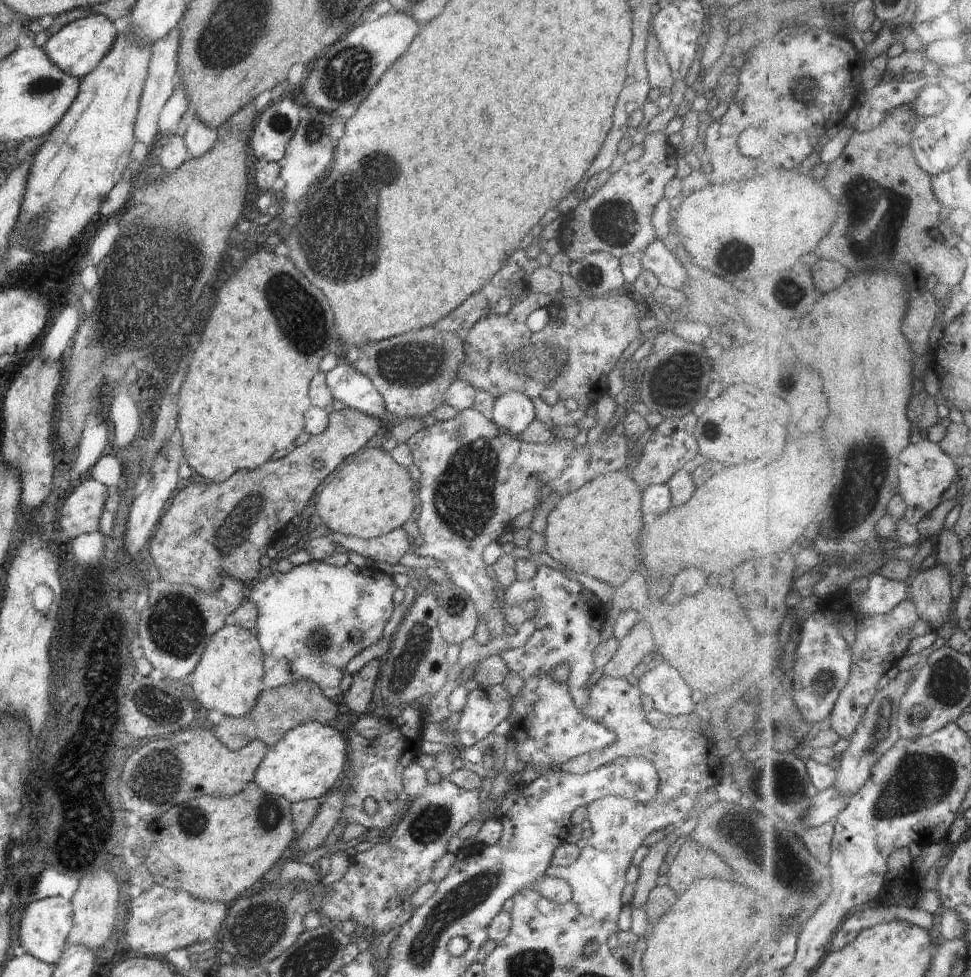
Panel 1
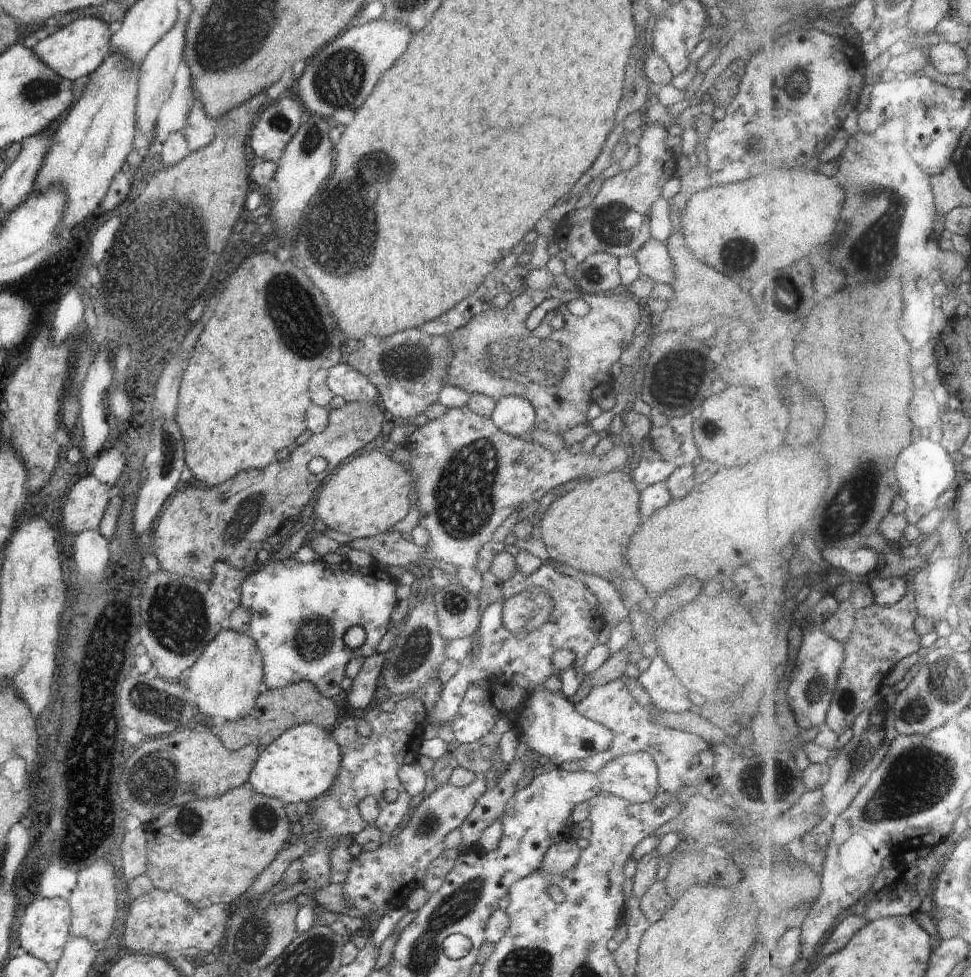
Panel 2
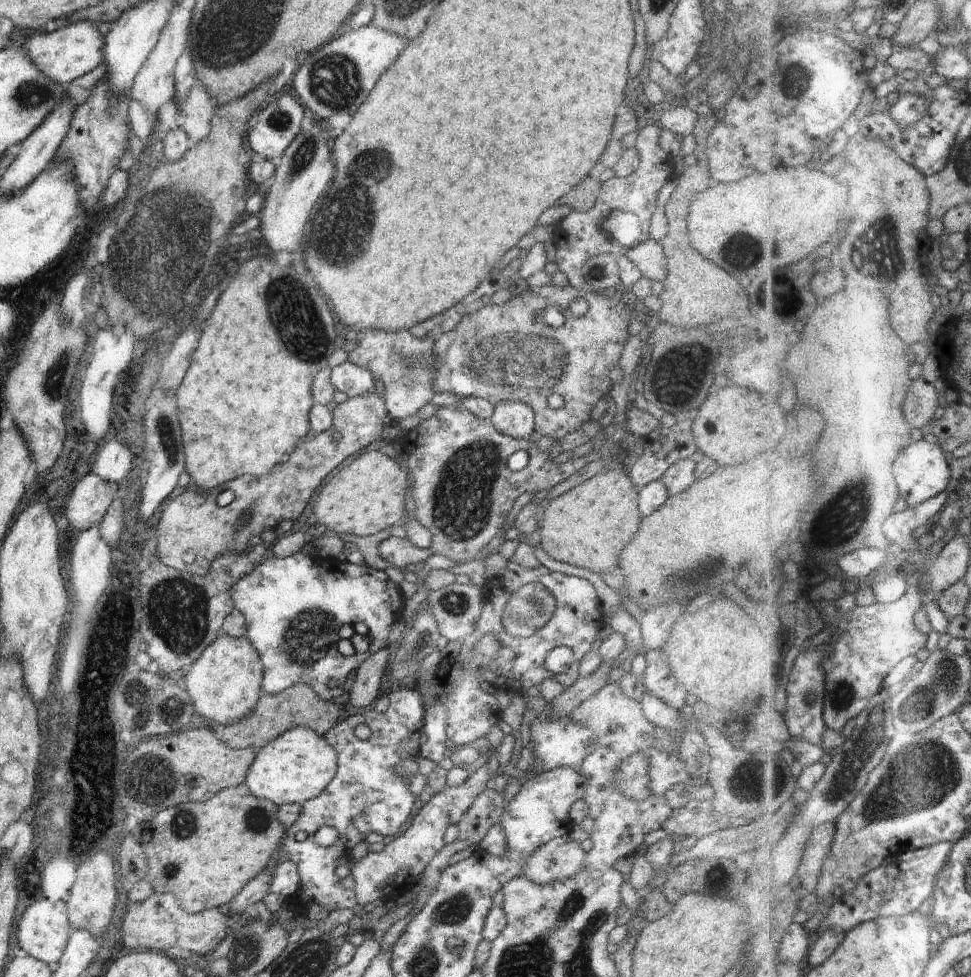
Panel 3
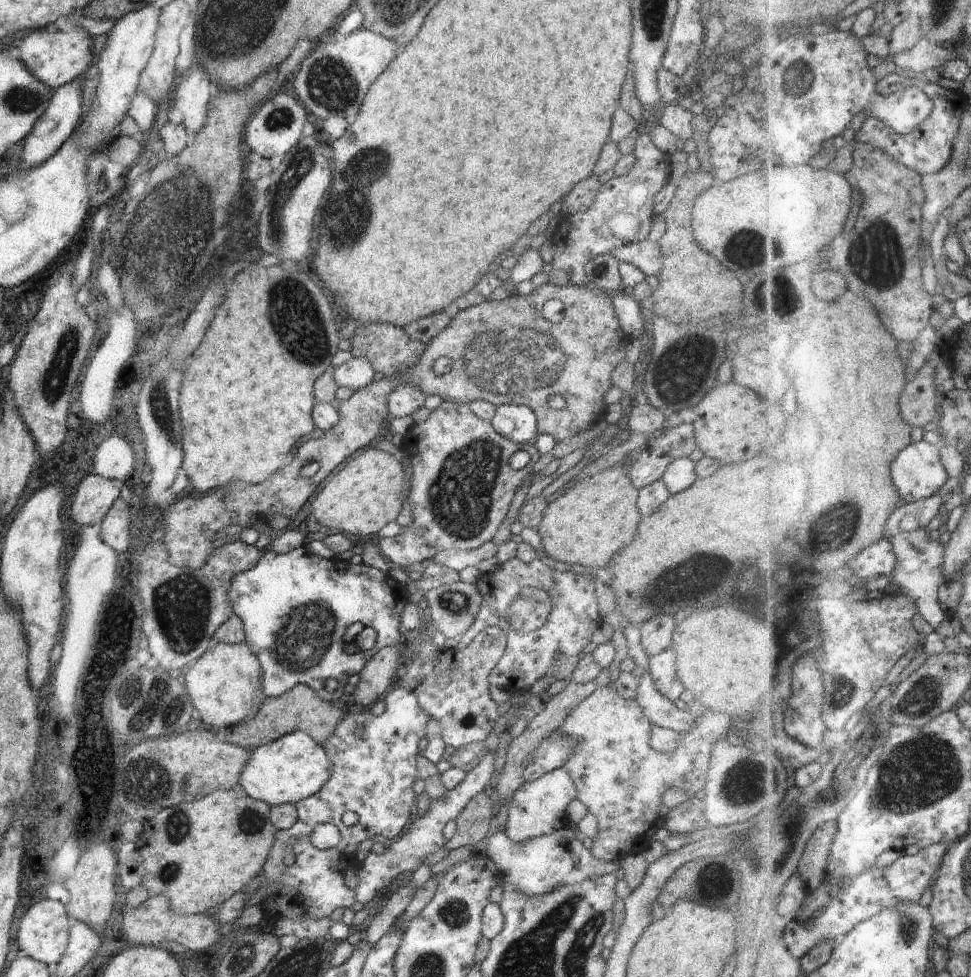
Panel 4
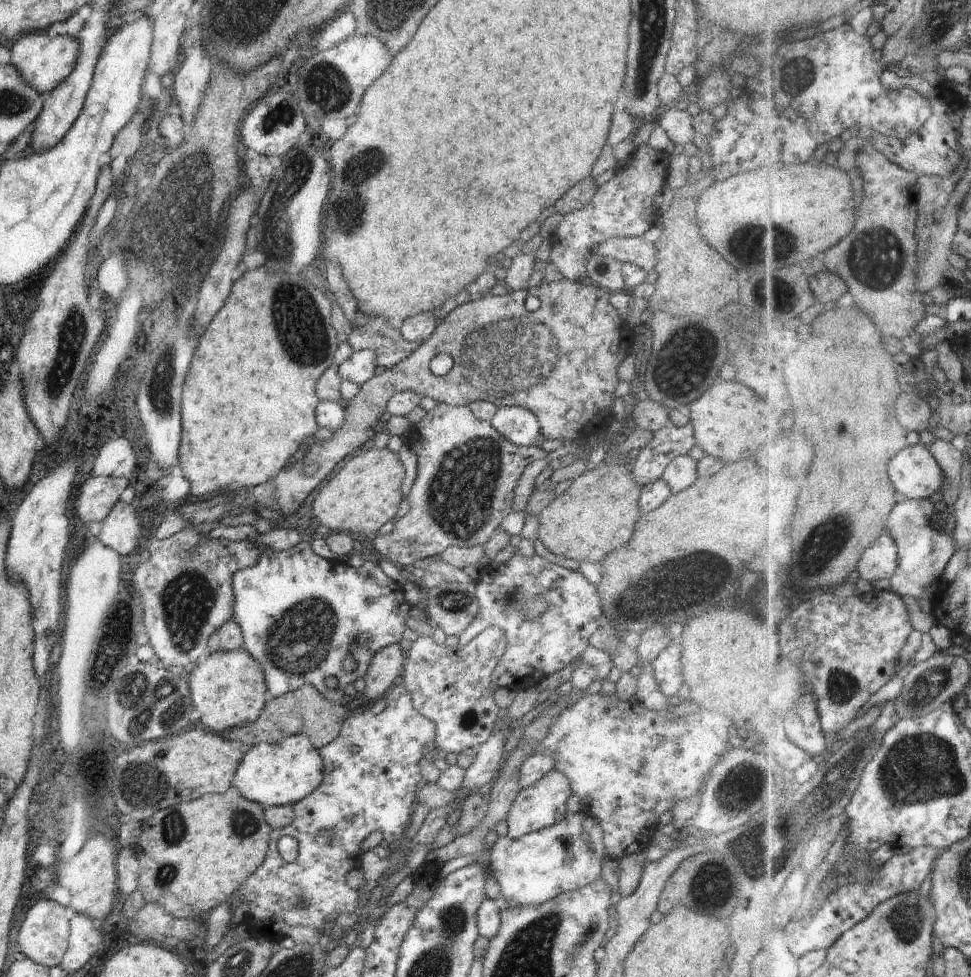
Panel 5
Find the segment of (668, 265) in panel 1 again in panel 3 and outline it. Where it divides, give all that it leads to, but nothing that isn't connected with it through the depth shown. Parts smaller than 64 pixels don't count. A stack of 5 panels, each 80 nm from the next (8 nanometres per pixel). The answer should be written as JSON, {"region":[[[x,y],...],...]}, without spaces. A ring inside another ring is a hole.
{"region":[[[656,239],[627,250],[625,254],[640,269],[644,277],[650,280],[663,280],[667,277],[667,258],[663,246]]]}

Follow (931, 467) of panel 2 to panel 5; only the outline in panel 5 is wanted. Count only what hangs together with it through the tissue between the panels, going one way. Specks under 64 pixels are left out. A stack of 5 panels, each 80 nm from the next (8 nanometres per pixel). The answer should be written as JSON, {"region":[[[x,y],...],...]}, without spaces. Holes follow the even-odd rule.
{"region":[[[926,444],[902,450],[890,462],[890,478],[906,499],[930,498],[944,486],[944,470]]]}

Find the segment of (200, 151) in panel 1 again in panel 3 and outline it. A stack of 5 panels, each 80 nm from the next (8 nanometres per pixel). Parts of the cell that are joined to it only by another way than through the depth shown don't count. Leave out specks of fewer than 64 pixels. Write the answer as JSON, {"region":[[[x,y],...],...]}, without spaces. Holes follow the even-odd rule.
{"region":[[[194,86],[186,102],[181,105],[185,115],[182,128],[192,140],[199,143],[210,134],[216,107],[212,104],[208,93],[200,86]]]}

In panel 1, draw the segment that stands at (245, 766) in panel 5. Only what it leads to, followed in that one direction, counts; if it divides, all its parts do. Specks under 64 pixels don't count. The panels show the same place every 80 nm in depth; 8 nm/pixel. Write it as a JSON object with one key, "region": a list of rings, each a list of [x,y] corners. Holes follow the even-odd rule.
{"region":[[[310,721],[286,731],[286,734],[283,734],[277,743],[267,747],[266,754],[256,769],[253,781],[264,792],[284,797],[291,803],[322,799],[338,784],[340,776],[344,773],[348,764],[348,750],[349,744],[343,732],[330,725]]]}

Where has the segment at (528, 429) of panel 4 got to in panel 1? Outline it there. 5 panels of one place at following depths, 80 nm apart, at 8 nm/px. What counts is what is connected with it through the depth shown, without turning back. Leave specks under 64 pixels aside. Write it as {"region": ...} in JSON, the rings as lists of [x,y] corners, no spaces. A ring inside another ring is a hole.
{"region":[[[510,390],[494,401],[491,419],[513,436],[519,437],[536,418],[534,403],[523,392]]]}

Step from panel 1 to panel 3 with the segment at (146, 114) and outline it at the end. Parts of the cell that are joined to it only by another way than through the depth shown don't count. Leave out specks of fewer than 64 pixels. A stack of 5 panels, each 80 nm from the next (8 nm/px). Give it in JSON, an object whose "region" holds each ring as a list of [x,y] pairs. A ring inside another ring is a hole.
{"region":[[[176,4],[171,10],[170,18],[163,28],[156,46],[147,56],[142,68],[136,73],[133,87],[129,92],[129,98],[140,102],[152,118],[158,114],[158,109],[162,104],[175,100],[174,66],[176,60],[180,58],[180,55],[184,52],[184,48],[186,48],[186,40],[189,39],[190,21],[190,10]]]}

